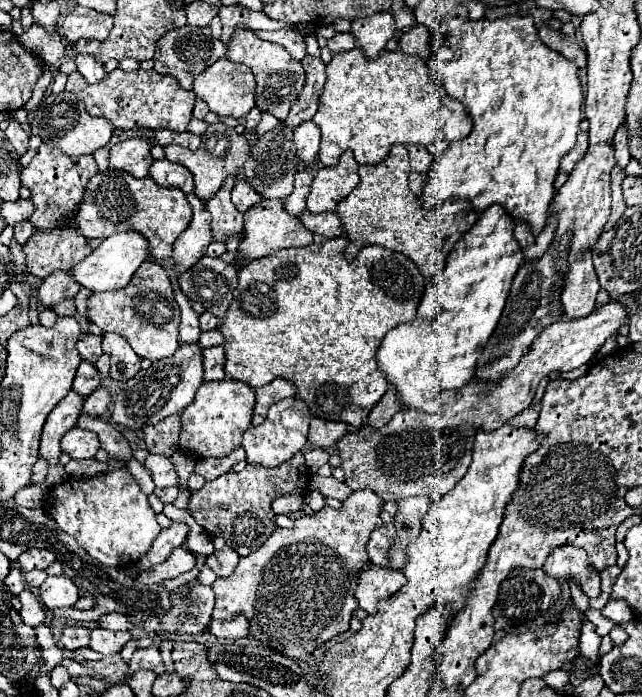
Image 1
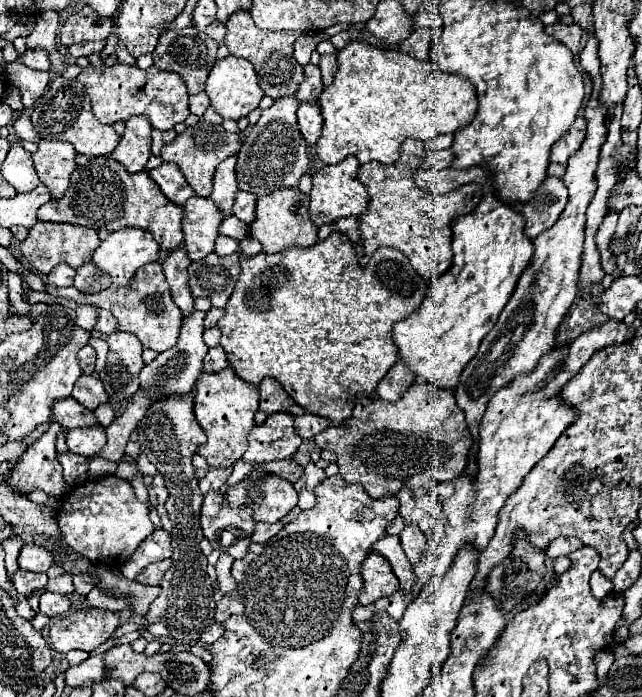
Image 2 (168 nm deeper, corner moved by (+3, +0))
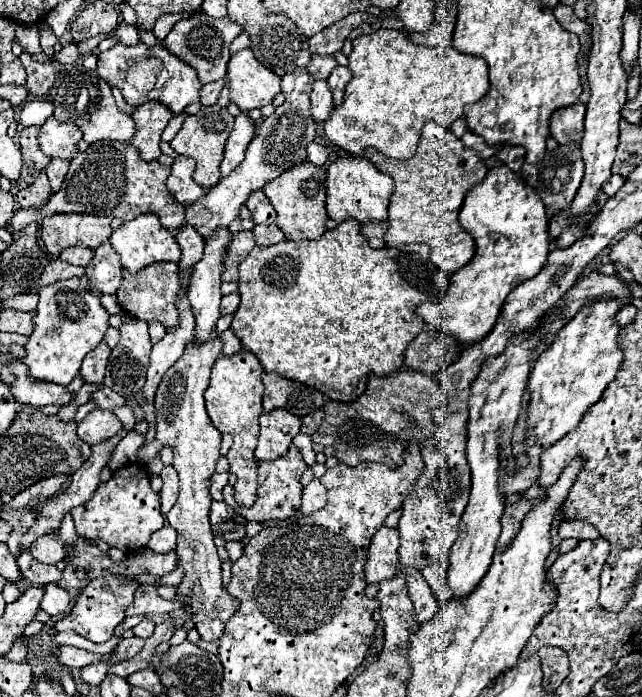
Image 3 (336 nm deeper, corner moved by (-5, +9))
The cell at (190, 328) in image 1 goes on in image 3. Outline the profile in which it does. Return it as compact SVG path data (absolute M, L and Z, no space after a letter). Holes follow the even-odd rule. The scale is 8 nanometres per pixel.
M182 225L182 229L176 233L176 241L182 249L182 257L178 261L180 271L186 271L190 275L196 261L200 261L204 255L204 239L192 225Z

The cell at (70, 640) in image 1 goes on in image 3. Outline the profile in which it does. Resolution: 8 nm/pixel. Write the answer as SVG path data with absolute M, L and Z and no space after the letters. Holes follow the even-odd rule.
M104 575L104 577L92 579L80 591L72 611L66 617L62 617L60 621L56 621L54 629L56 631L76 631L78 635L82 635L94 643L108 641L114 635L114 627L126 617L126 609L130 607L132 599L134 599L136 587L138 587L138 583L126 581L126 579L122 579L122 575Z

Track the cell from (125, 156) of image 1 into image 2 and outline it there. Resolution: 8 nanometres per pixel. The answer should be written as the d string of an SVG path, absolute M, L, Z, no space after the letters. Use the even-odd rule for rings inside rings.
M132 116L126 120L126 130L120 140L120 146L114 150L114 158L126 166L128 172L144 170L150 152L150 132L152 124L144 116Z

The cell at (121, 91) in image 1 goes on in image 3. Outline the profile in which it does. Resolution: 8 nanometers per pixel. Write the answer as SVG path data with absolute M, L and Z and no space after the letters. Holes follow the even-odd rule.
M116 43L112 49L102 51L98 55L96 71L102 79L108 81L110 87L118 87L122 91L124 101L132 107L138 107L148 101L158 101L176 115L200 99L200 81L196 77L196 71L172 53L168 53L160 43L154 47L146 47L144 43L132 47Z

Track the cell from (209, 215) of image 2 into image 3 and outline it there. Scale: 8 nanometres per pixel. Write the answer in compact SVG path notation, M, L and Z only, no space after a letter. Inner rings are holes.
M294 69L292 73L282 77L282 93L286 101L276 107L276 111L258 123L256 137L250 141L246 149L246 159L234 169L232 175L224 177L216 187L212 187L200 201L186 207L186 223L192 225L204 239L212 237L216 229L228 227L236 217L250 191L262 189L268 181L276 179L280 173L292 169L294 165L308 159L306 147L314 141L316 123L310 115L310 93L312 93L312 77L306 69Z

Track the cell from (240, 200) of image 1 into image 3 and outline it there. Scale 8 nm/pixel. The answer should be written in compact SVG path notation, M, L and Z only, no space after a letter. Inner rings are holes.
M252 191L248 201L246 201L246 207L250 209L254 223L270 225L272 221L276 221L276 211L272 209L268 197L262 191Z

